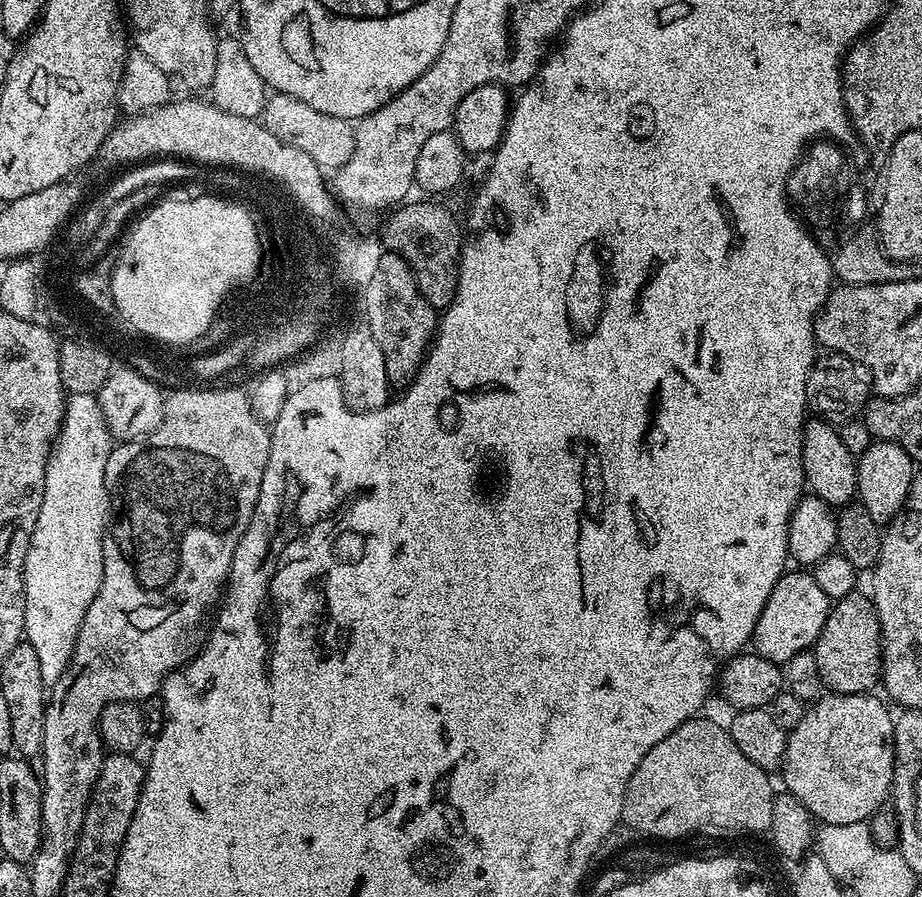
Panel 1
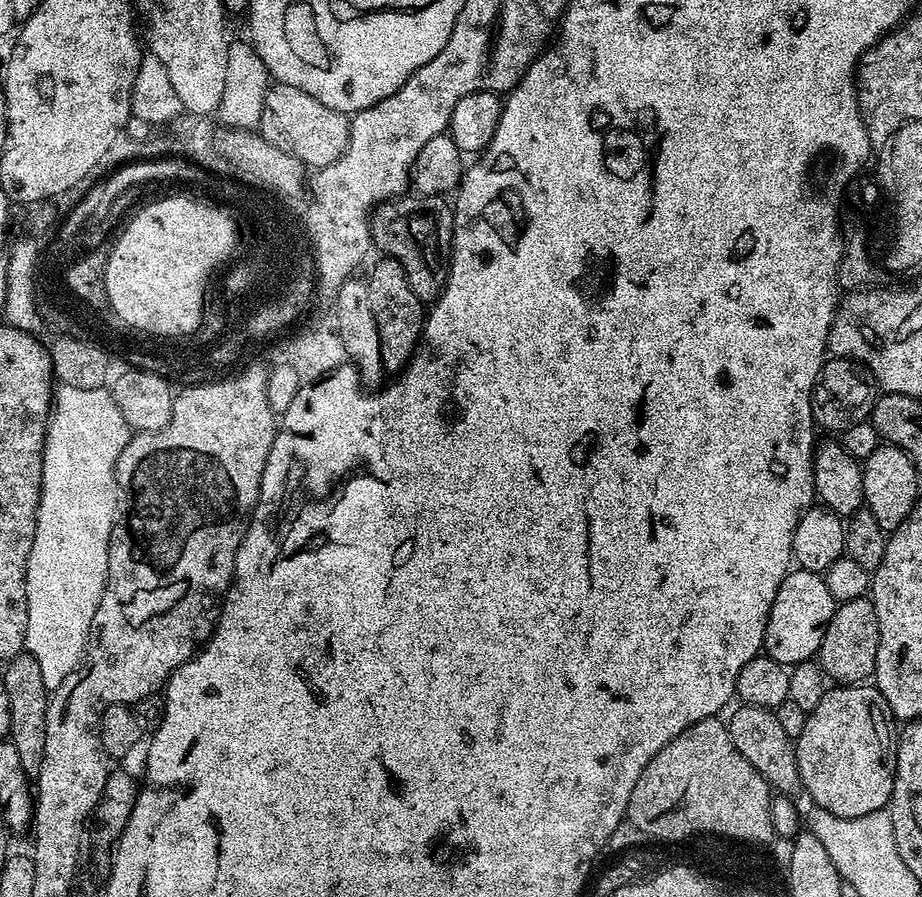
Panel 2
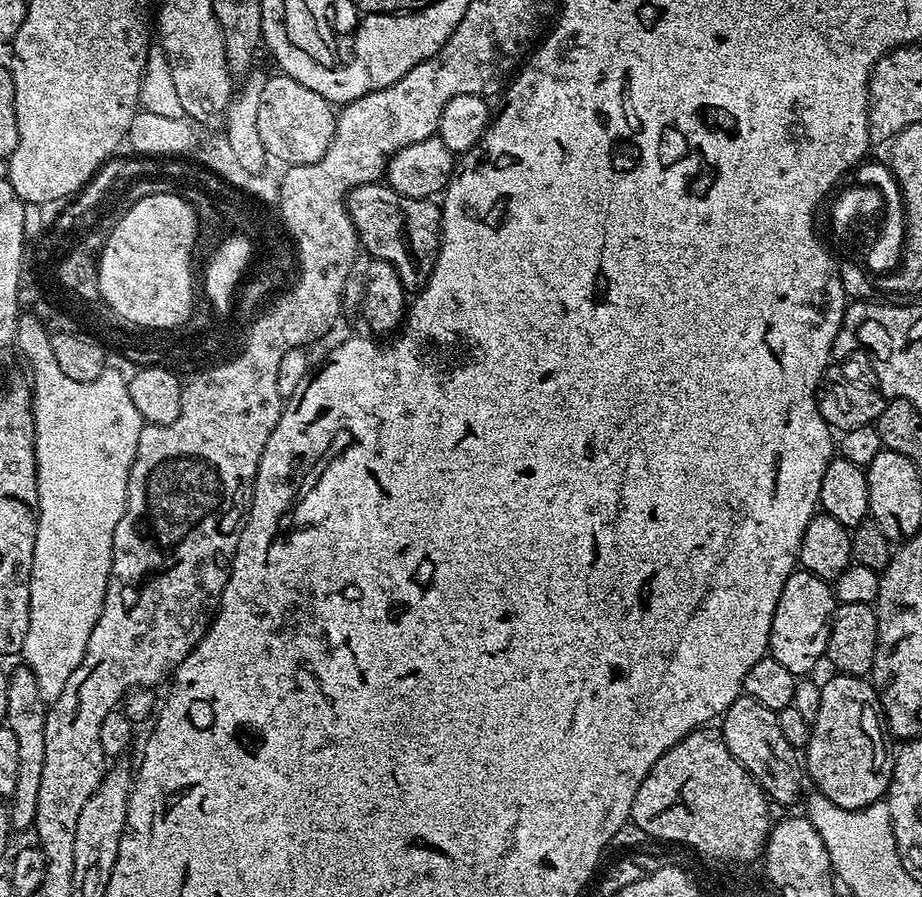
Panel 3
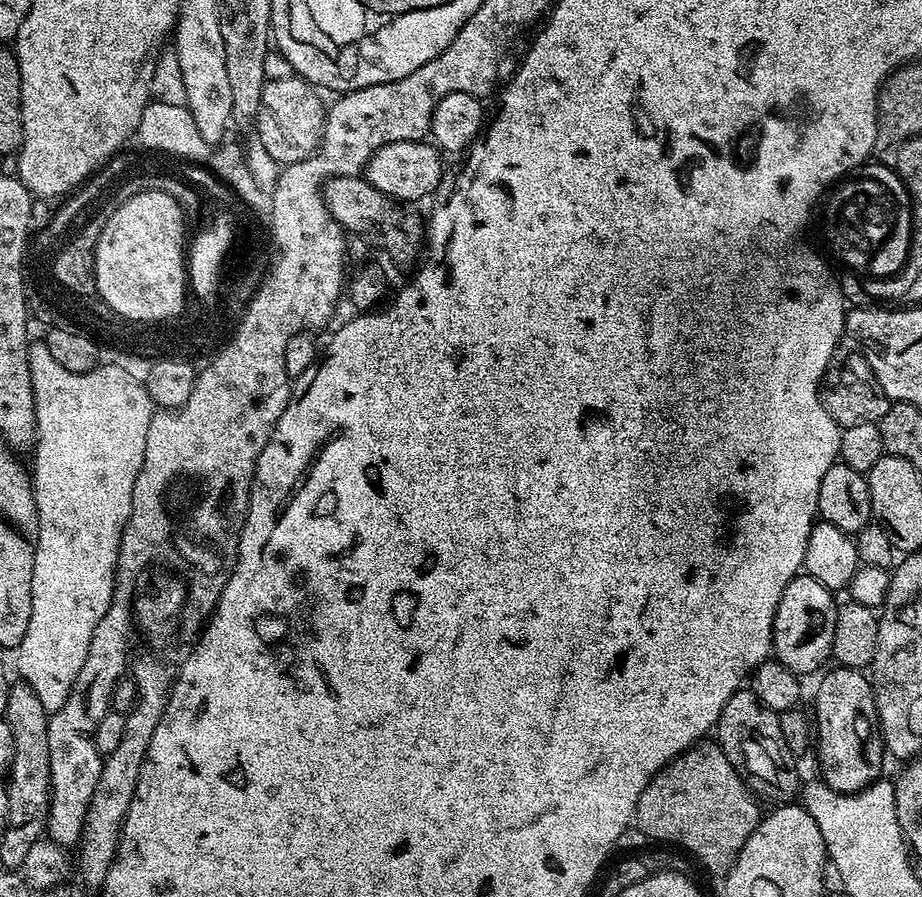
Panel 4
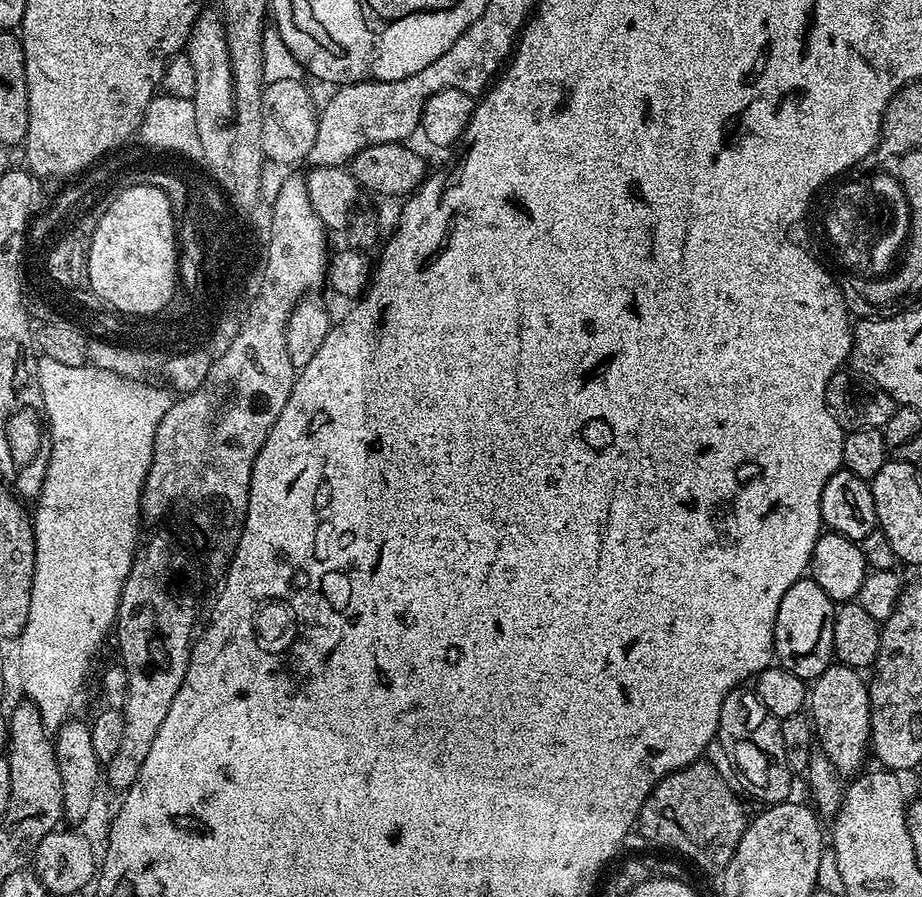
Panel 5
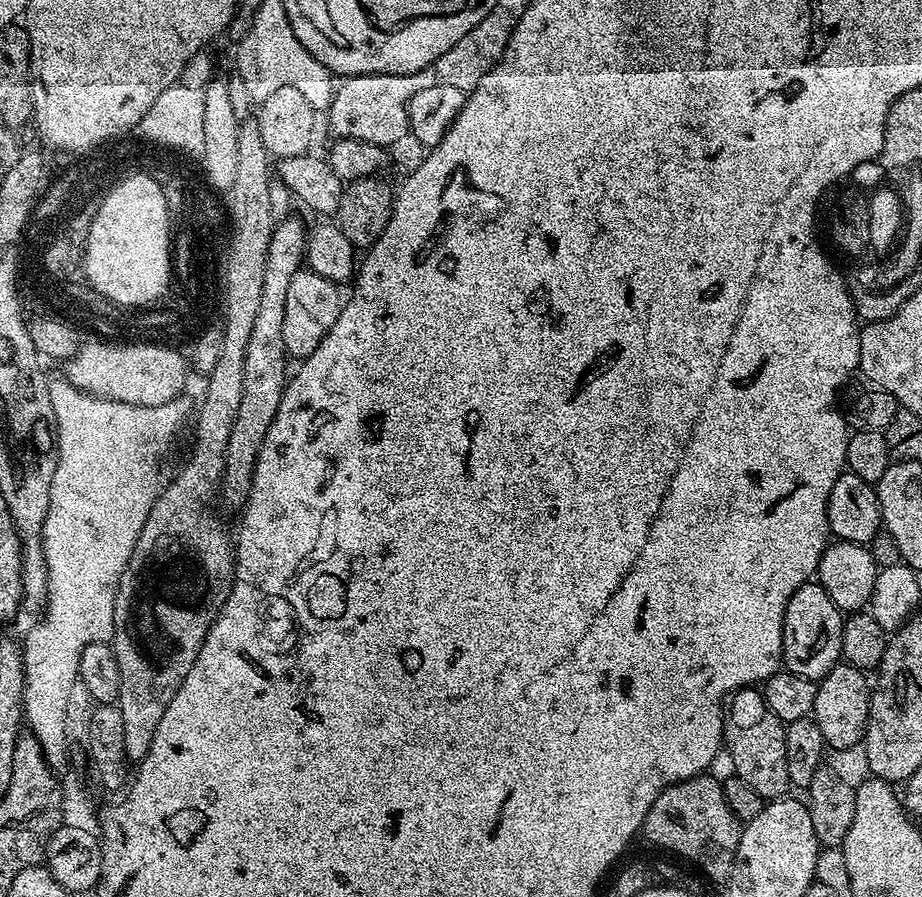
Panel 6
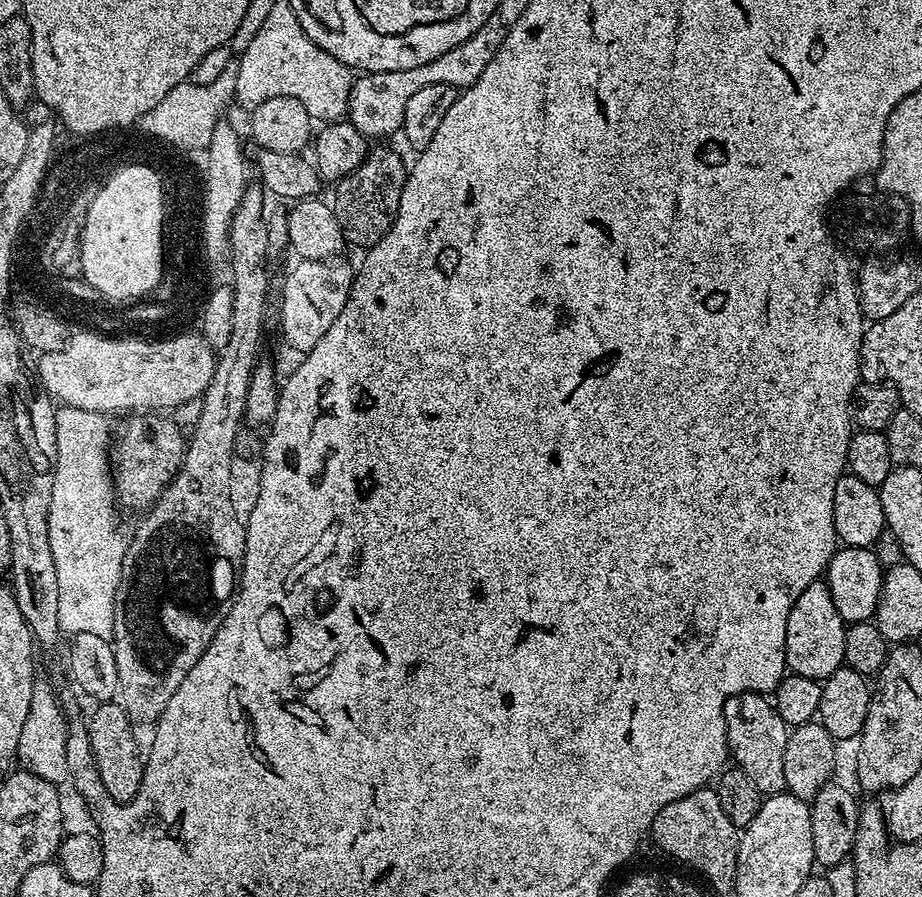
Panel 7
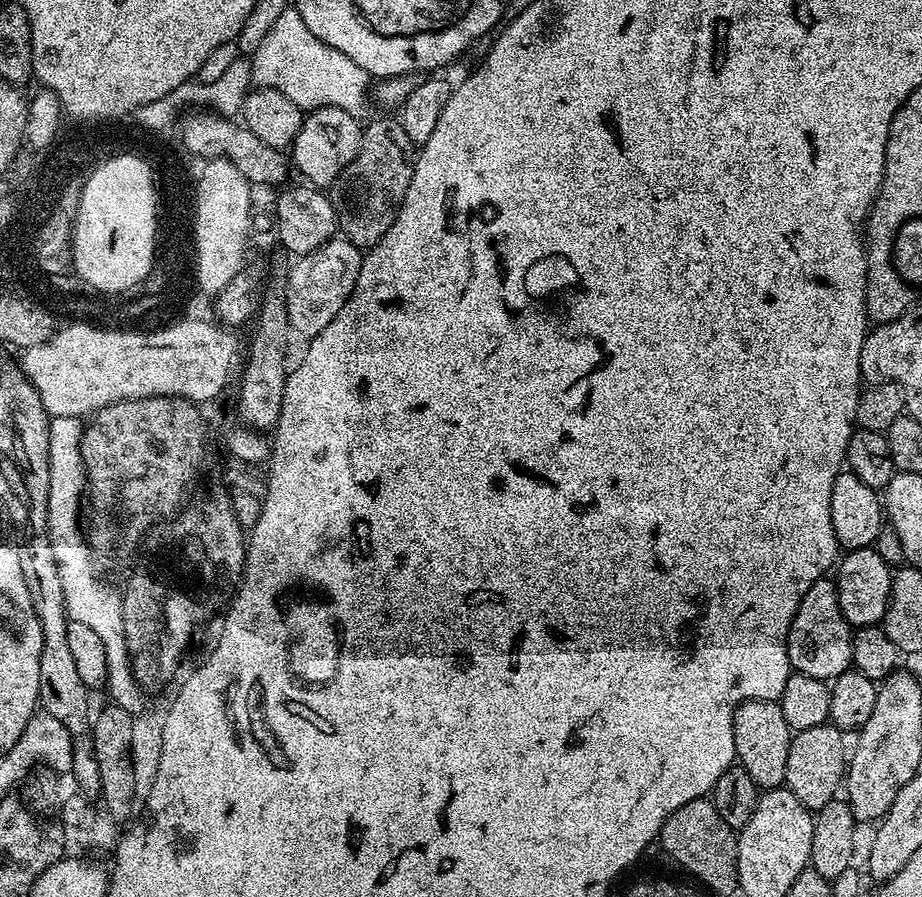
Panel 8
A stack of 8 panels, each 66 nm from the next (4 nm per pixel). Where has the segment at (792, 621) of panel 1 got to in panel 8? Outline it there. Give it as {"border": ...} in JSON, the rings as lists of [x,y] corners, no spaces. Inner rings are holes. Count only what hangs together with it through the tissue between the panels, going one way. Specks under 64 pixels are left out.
{"border":[[[822,578],[806,590],[788,631],[788,657],[793,673],[831,682],[852,668],[853,629],[838,606],[838,590],[832,578]]]}

